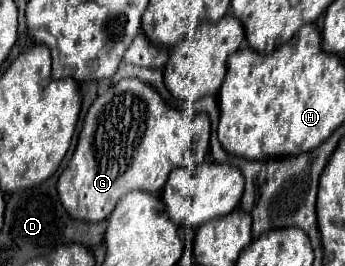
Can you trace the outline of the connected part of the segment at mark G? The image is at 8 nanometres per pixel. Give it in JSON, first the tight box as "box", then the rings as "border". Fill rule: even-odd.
{"box":[56,78,210,222],"border":[[[136,78],[120,80],[118,84],[110,86],[104,94],[100,94],[86,114],[76,152],[56,184],[60,202],[72,218],[84,222],[106,220],[116,208],[118,200],[130,190],[144,190],[152,194],[162,192],[174,168],[196,166],[198,162],[204,162],[208,158],[208,146],[210,146],[210,118],[206,112],[168,108],[168,104],[164,104],[160,94],[152,86]]]}

